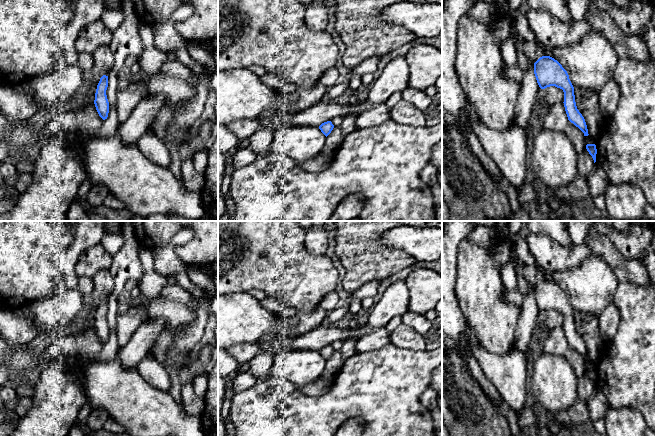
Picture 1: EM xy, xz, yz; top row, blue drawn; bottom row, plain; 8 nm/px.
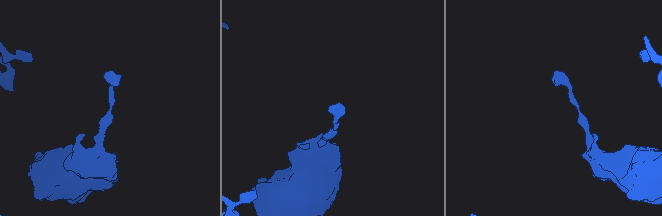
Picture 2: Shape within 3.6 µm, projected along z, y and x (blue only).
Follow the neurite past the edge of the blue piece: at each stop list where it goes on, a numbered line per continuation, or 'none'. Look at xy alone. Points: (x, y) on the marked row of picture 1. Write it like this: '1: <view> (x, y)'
none

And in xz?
none

